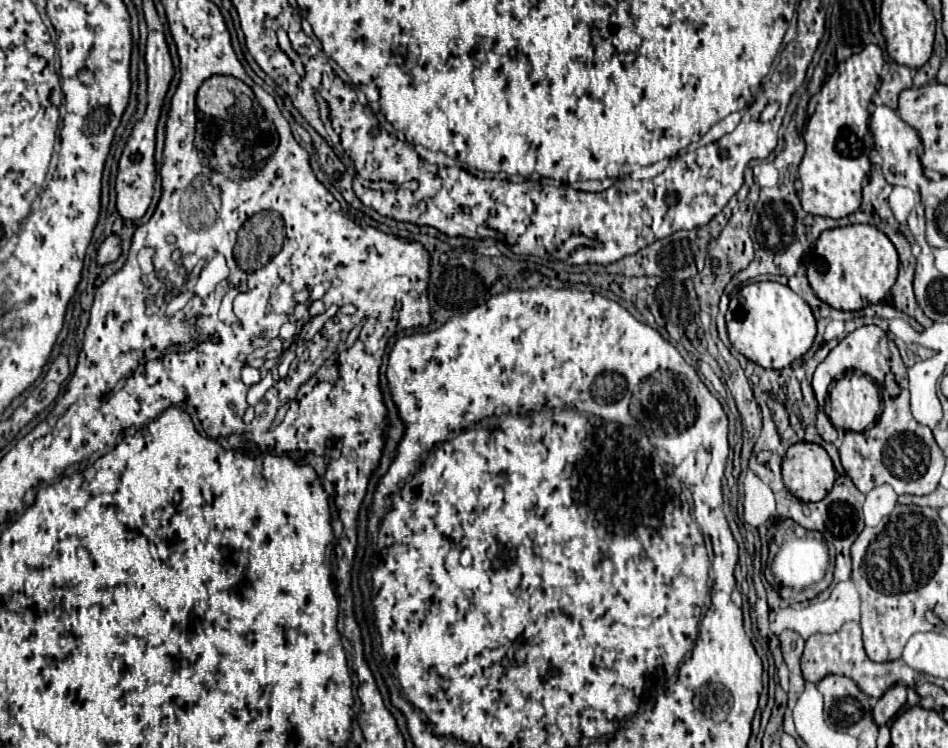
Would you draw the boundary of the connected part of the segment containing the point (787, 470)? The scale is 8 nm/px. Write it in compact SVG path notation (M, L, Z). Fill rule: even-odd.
M795 443L783 457L783 483L801 501L821 501L835 483L835 467L817 443Z

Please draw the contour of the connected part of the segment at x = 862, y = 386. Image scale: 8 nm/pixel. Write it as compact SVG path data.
M847 371L829 391L829 419L837 429L863 431L881 413L877 383L861 371Z

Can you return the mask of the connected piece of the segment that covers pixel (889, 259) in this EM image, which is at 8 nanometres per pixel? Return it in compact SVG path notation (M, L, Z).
M845 225L823 231L805 257L807 279L813 293L827 305L857 311L879 303L897 279L899 257L893 243L873 225Z

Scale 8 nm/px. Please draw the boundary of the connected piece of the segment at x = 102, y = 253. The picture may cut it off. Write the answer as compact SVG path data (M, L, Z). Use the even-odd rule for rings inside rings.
M109 235L97 251L97 263L99 265L113 263L119 259L119 255L121 255L121 239L117 235Z

